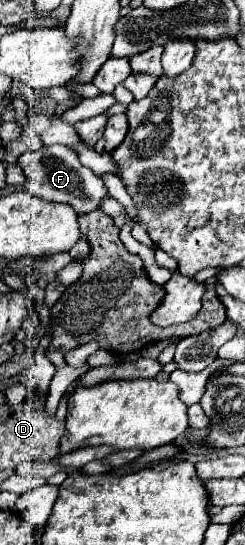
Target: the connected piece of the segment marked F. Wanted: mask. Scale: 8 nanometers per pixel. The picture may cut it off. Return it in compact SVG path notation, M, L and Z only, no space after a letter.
M44 145L38 151L28 151L20 157L20 167L24 169L26 177L28 177L28 191L42 197L42 199L50 199L56 203L68 203L72 205L78 213L88 213L98 209L98 203L108 197L108 189L104 187L104 181L96 175L92 175L92 171L88 171L80 161L78 155L64 147L64 145Z

